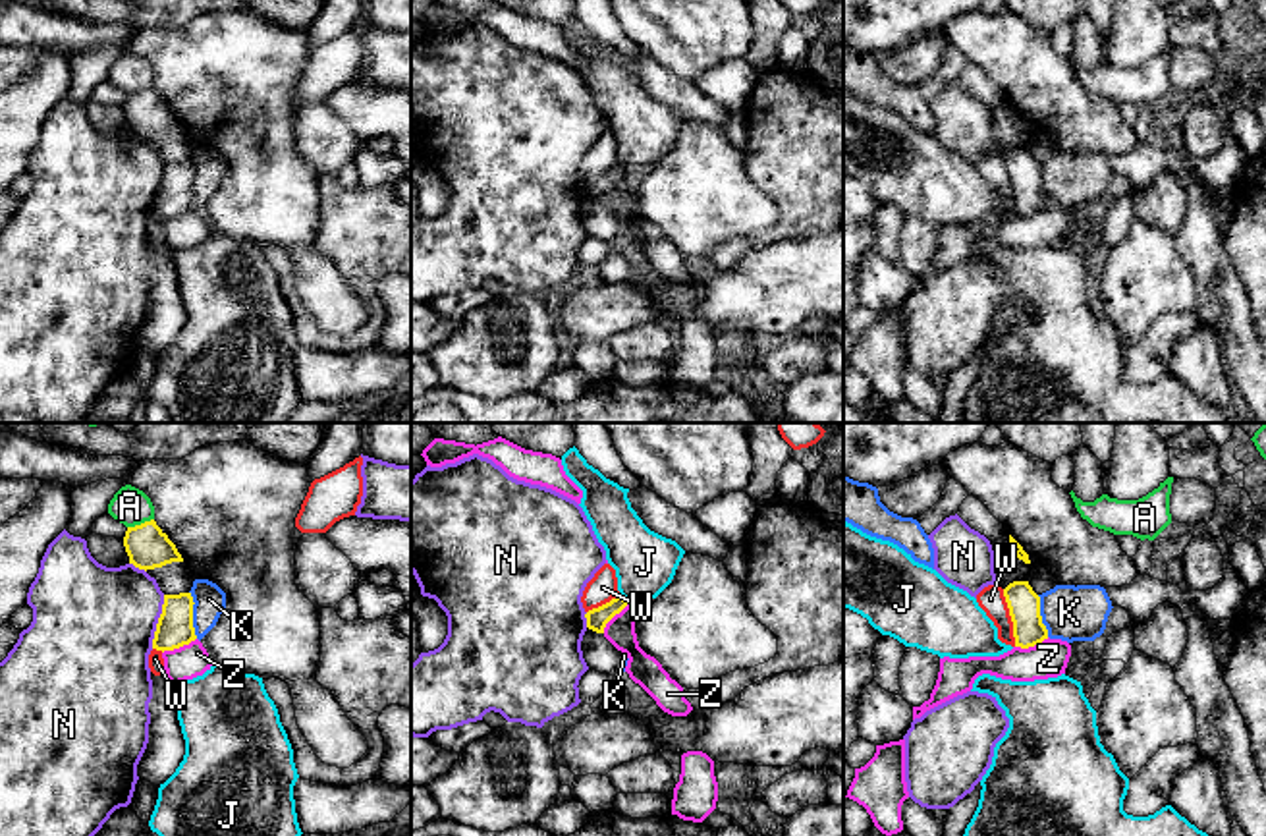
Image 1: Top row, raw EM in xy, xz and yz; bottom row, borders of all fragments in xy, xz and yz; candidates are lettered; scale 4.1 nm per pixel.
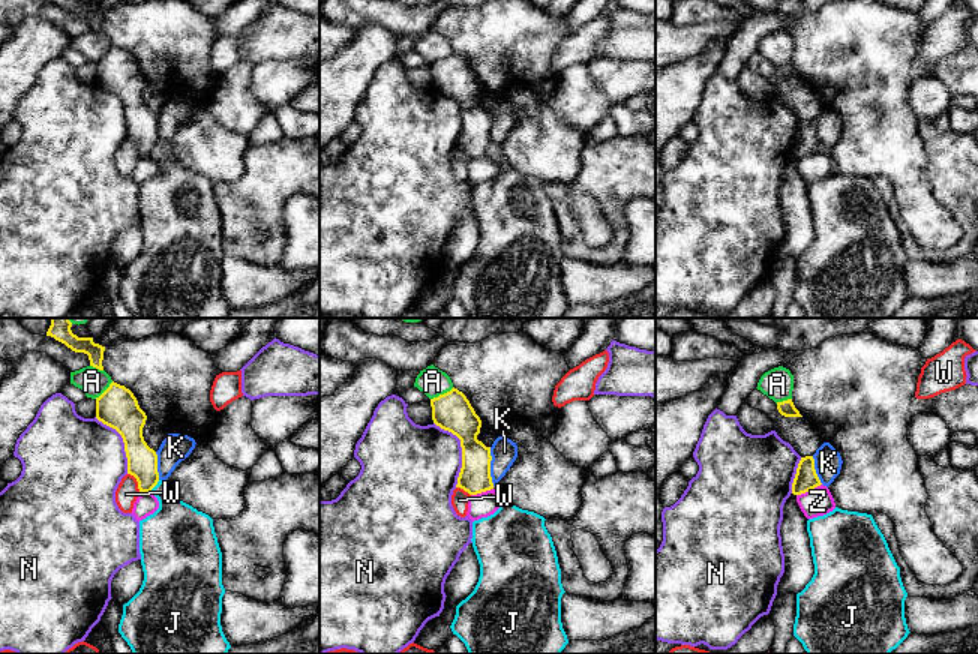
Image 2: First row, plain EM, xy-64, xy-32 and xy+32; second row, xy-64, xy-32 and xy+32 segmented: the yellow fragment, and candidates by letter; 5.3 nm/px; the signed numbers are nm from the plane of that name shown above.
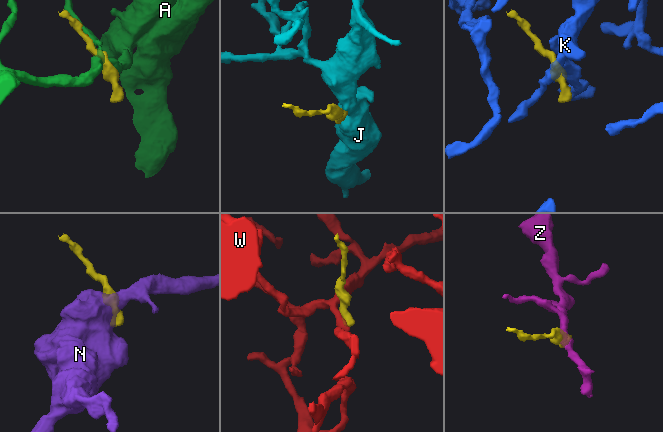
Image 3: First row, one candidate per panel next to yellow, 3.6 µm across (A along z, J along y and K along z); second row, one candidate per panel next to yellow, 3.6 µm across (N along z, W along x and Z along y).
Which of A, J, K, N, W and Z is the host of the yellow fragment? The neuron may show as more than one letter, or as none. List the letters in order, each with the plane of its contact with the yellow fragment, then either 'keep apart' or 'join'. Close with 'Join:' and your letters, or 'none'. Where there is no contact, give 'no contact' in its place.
A: xy | keep apart
J: xz | keep apart
K: xy | keep apart
N: xy | keep apart
W: yz | keep apart
Z: xy | keep apart
Join: none

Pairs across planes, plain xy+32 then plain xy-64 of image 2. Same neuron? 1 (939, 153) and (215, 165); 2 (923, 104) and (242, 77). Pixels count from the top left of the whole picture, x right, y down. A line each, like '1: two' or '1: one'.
1: two
2: one

